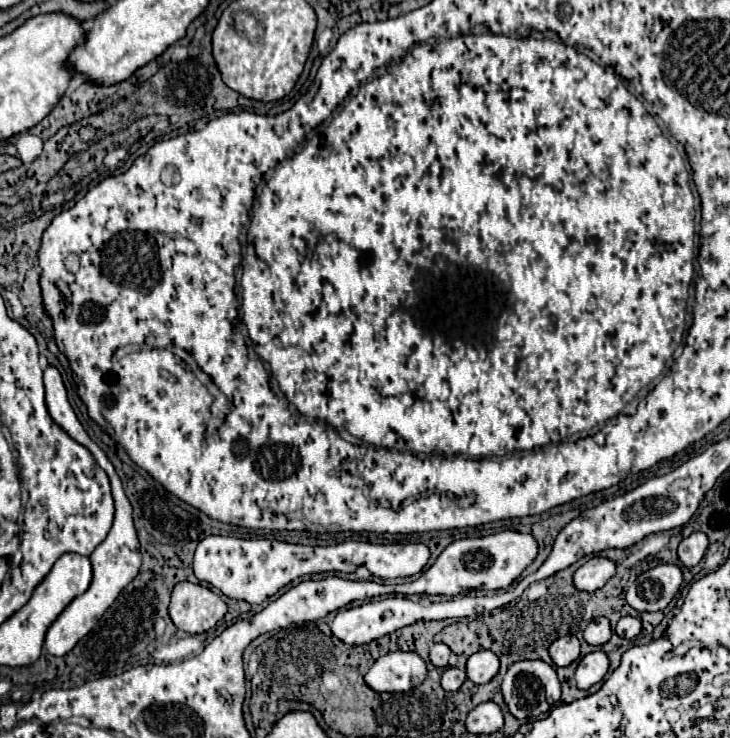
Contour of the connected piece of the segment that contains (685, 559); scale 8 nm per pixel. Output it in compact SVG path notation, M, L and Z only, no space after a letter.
M693 532L689 538L681 540L681 544L679 544L679 560L685 566L699 564L699 560L703 558L703 554L707 550L707 544L709 544L709 540L703 532Z

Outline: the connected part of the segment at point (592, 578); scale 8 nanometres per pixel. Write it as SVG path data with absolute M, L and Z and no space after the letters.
M593 556L591 560L587 560L583 566L575 570L573 582L575 582L575 588L579 590L595 592L603 588L607 580L613 578L613 574L615 574L615 562L603 556Z

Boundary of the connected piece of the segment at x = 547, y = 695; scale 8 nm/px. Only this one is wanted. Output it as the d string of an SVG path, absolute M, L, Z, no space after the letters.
M519 660L519 662L511 664L507 668L507 674L503 676L501 690L503 690L503 698L505 698L505 704L509 706L511 714L521 720L539 718L541 714L551 710L553 704L561 696L561 684L559 684L557 672L553 670L551 664L547 664L543 660Z

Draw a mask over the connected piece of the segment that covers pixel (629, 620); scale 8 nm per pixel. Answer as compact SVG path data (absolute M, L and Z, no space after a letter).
M623 616L619 622L617 622L617 634L621 638L635 638L639 632L641 632L641 620L635 618L635 616Z

